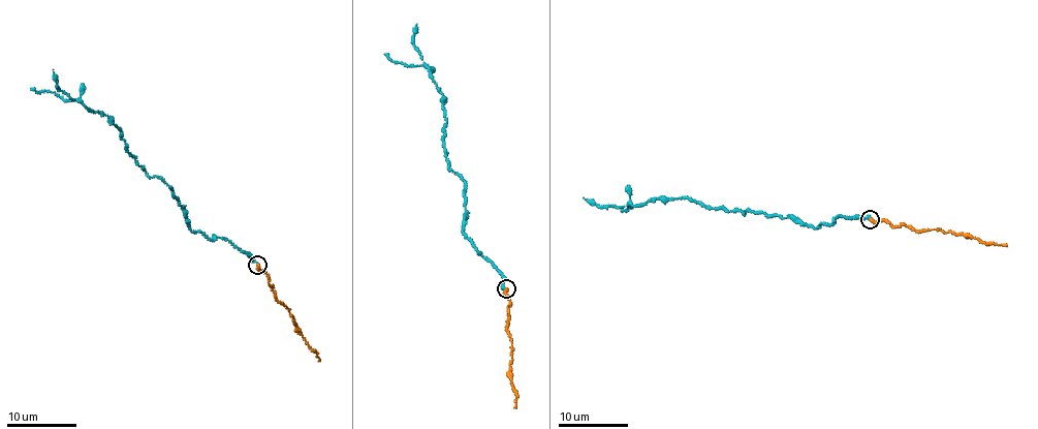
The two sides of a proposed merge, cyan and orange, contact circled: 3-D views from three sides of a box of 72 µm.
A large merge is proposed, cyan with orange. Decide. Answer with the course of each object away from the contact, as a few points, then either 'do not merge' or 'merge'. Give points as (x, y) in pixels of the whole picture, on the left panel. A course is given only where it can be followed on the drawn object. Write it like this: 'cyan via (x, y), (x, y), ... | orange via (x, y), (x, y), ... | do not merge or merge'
cyan via (257, 264), (227, 240), (191, 230), (169, 187), (146, 173), (127, 151), (121, 130), (60, 88), (53, 69) | orange via (257, 264), (266, 274), (275, 298), (289, 310), (318, 361) | merge

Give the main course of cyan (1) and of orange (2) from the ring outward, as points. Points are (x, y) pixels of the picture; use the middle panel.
1: (506, 288), (502, 273), (463, 232), (464, 181), (448, 169), (442, 94), (414, 44), (416, 24)
2: (506, 288), (509, 303), (506, 328), (512, 355), (509, 374), (516, 392), (513, 407)

